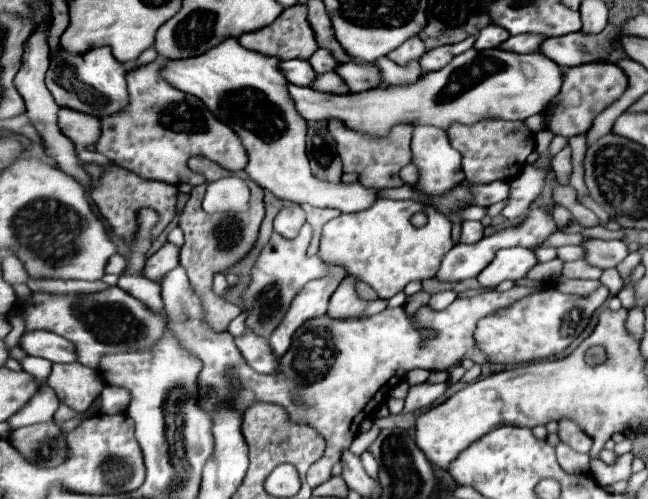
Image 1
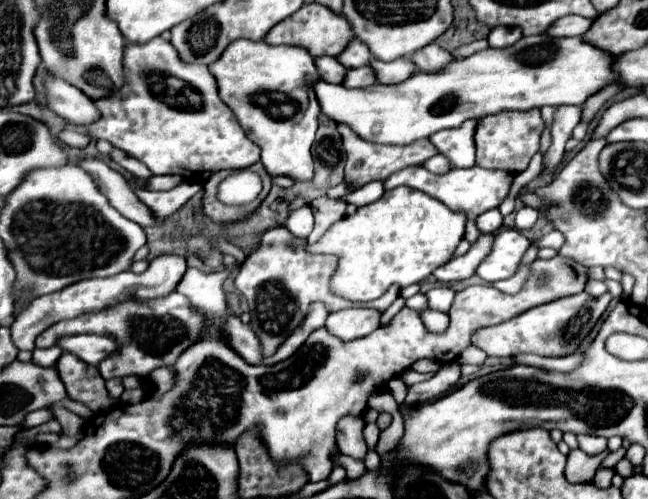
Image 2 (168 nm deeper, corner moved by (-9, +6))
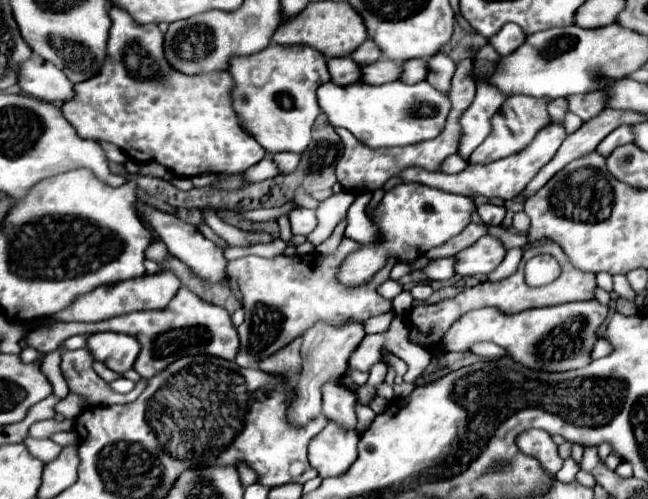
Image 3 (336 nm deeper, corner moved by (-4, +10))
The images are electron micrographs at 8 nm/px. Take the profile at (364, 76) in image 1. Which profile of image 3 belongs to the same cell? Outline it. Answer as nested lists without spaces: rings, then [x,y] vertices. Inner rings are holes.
[[[413,58],[413,60],[401,62],[401,78],[399,80],[407,82],[407,84],[415,84],[415,82],[425,80],[425,74],[427,74],[427,60]]]

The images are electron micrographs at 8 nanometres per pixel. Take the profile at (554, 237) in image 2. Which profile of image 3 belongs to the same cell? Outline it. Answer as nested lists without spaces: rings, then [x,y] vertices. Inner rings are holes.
[[[489,226],[489,234],[491,236],[497,236],[501,242],[503,242],[503,246],[505,248],[515,248],[515,246],[527,246],[527,242],[529,242],[529,238],[525,236],[525,234],[509,234],[509,232],[505,232],[501,226]]]

